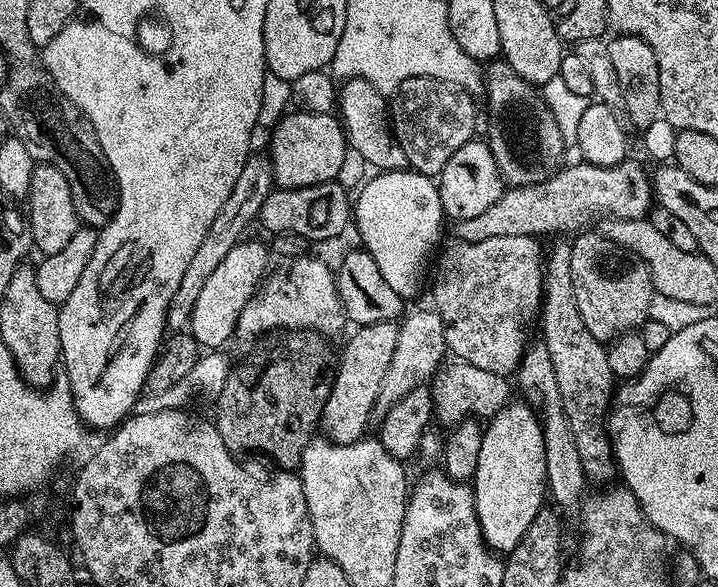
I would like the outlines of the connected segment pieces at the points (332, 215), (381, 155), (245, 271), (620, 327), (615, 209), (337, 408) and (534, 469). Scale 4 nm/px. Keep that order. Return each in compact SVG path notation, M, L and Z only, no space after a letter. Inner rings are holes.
M335 180L301 188L276 188L266 198L266 202L262 202L258 224L259 227L264 227L265 233L268 234L273 232L302 234L302 238L310 242L332 240L350 228L349 189L343 188Z
M364 79L345 81L338 92L338 112L348 137L349 147L361 154L369 167L377 171L399 172L408 168L408 159L400 143L395 141L385 95Z
M250 240L236 244L230 250L230 254L226 254L226 258L222 258L222 262L211 271L210 278L206 278L202 290L198 293L198 300L194 302L194 310L188 328L192 339L200 345L201 349L223 349L224 343L235 337L236 323L242 310L248 305L250 298L256 295L266 273L269 271L269 245Z
M584 230L570 244L570 278L574 286L574 302L578 302L578 314L586 322L586 330L602 342L611 342L623 332L644 327L650 310L650 298L654 294L650 270L638 254L618 246L603 231Z
M635 158L614 166L594 166L575 162L553 171L540 184L505 187L504 192L482 214L455 221L455 239L459 242L486 242L486 238L534 236L544 238L547 232L572 232L583 229L595 216L617 220L641 219L653 207L654 197L649 173Z
M393 321L377 324L361 324L352 336L352 377L344 380L340 388L333 387L324 401L324 411L320 413L323 435L336 444L349 444L361 439L370 425L372 407L382 387L382 378L394 358L394 346L398 346L398 327Z
M510 402L496 417L487 421L482 450L478 454L478 470L470 481L480 533L484 535L489 549L500 554L511 552L518 542L522 542L526 526L530 526L541 508L545 507L548 491L544 470L546 446L540 418L531 403L523 403Z

